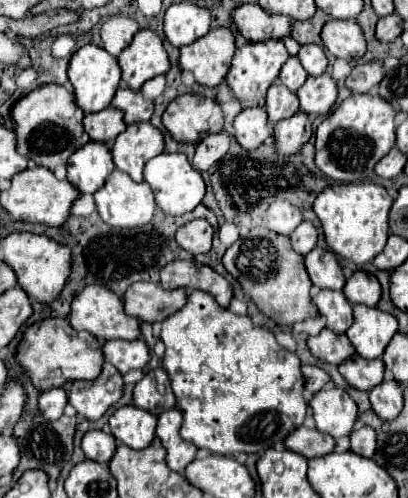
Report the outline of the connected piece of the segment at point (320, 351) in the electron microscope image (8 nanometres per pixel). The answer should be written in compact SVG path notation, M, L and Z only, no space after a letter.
M326 327L316 337L308 337L308 347L314 357L334 365L340 365L344 359L350 359L356 353L354 345L344 333L334 333Z

